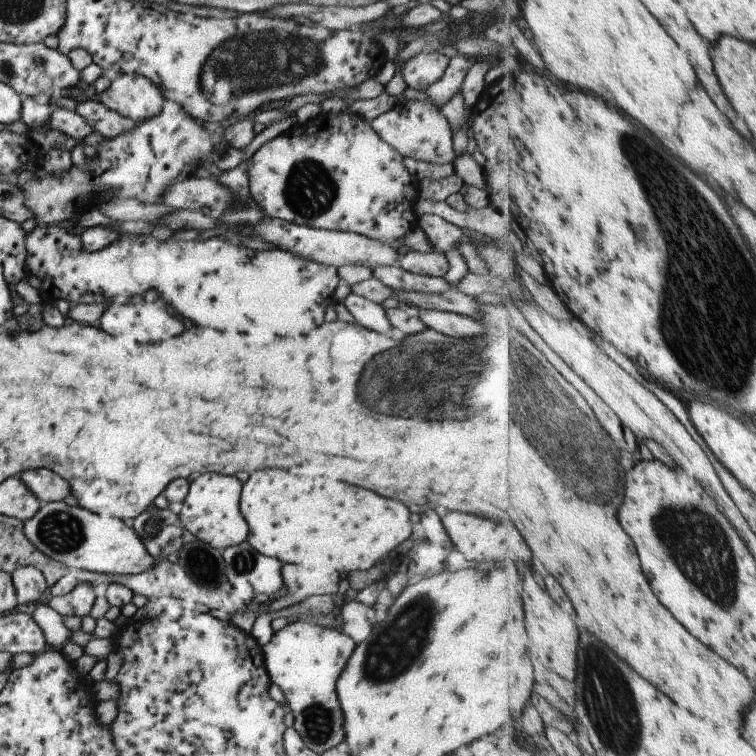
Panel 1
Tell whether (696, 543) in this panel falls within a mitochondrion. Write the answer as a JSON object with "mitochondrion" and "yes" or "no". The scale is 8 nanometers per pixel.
{"mitochondrion":"yes"}

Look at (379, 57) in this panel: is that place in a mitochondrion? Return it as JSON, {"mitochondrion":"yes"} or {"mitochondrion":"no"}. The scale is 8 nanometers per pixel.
{"mitochondrion":"no"}

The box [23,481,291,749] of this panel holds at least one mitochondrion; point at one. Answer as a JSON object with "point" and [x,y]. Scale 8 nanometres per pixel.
{"point":[62,533]}

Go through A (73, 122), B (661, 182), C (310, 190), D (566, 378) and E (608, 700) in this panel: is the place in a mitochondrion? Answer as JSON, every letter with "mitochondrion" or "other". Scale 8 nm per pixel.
{"A":"other","B":"mitochondrion","C":"mitochondrion","D":"mitochondrion","E":"mitochondrion"}

